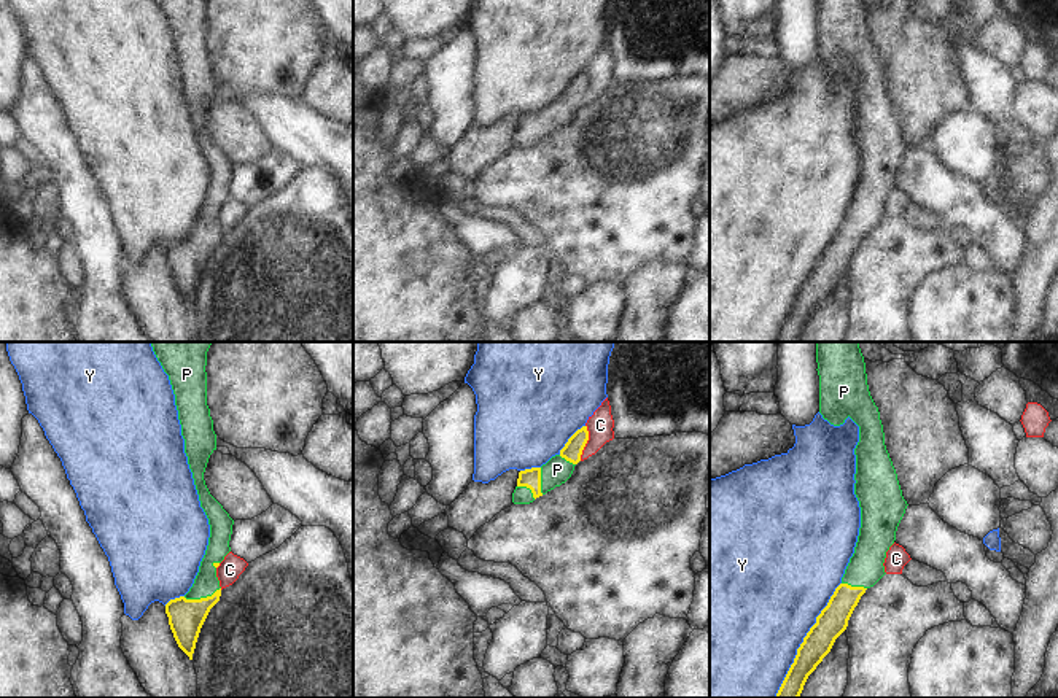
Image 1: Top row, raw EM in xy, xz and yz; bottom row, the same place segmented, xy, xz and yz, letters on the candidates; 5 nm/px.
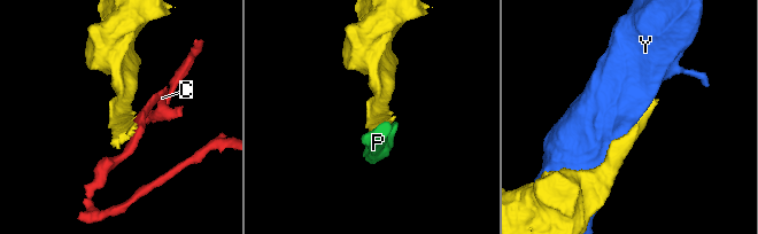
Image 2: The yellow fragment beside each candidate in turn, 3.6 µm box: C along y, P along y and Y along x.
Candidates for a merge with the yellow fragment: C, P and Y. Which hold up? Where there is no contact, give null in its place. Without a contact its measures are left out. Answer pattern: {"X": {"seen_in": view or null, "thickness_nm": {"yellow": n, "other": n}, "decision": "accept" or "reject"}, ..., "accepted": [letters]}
{"C": {"seen_in": "xz", "thickness_nm": {"yellow": 100, "other": 130}, "decision": "reject"}, "P": {"seen_in": "xy", "thickness_nm": {"yellow": 180, "other": 120}, "decision": "accept"}, "Y": {"seen_in": "yz", "thickness_nm": {"yellow": 150, "other": 480}, "decision": "reject"}, "accepted": ["P"]}

